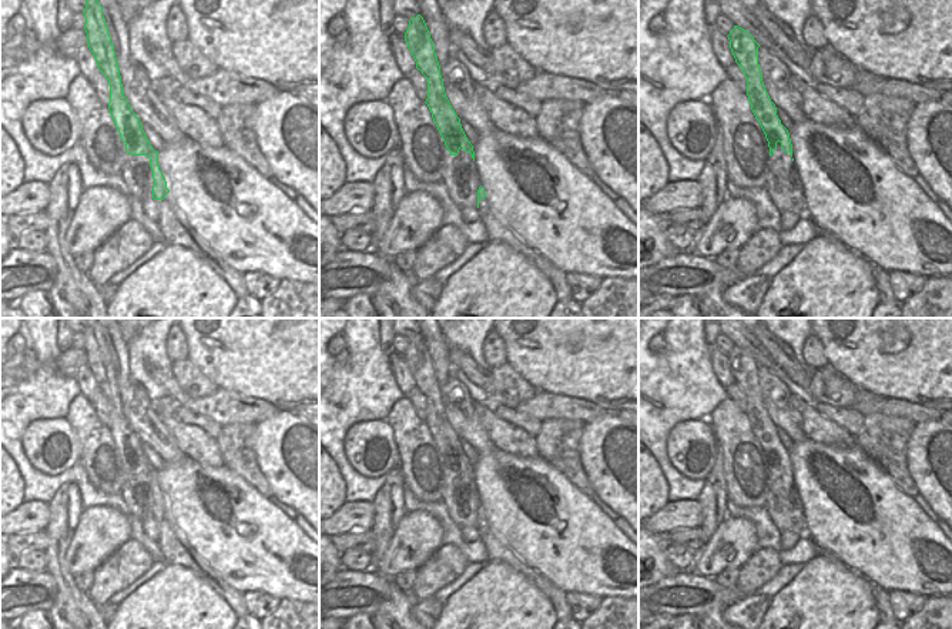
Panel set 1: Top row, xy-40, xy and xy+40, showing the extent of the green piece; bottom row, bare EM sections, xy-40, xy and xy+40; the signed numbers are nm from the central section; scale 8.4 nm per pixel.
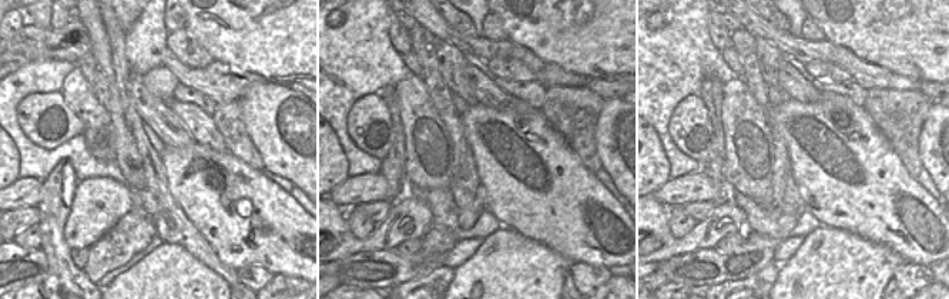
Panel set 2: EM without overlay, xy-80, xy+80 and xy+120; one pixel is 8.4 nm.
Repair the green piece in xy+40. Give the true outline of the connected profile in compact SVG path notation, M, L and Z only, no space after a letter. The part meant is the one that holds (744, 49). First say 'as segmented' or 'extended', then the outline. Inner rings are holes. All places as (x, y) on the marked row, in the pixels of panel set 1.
extended | M734 26L727 36L735 63L747 78L747 96L770 147L770 173L765 188L774 205L782 211L805 215L805 198L797 167L792 161L792 144L788 130L777 116L762 81L758 64L760 44L744 29Z

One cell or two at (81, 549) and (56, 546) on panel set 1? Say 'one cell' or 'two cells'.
two cells

